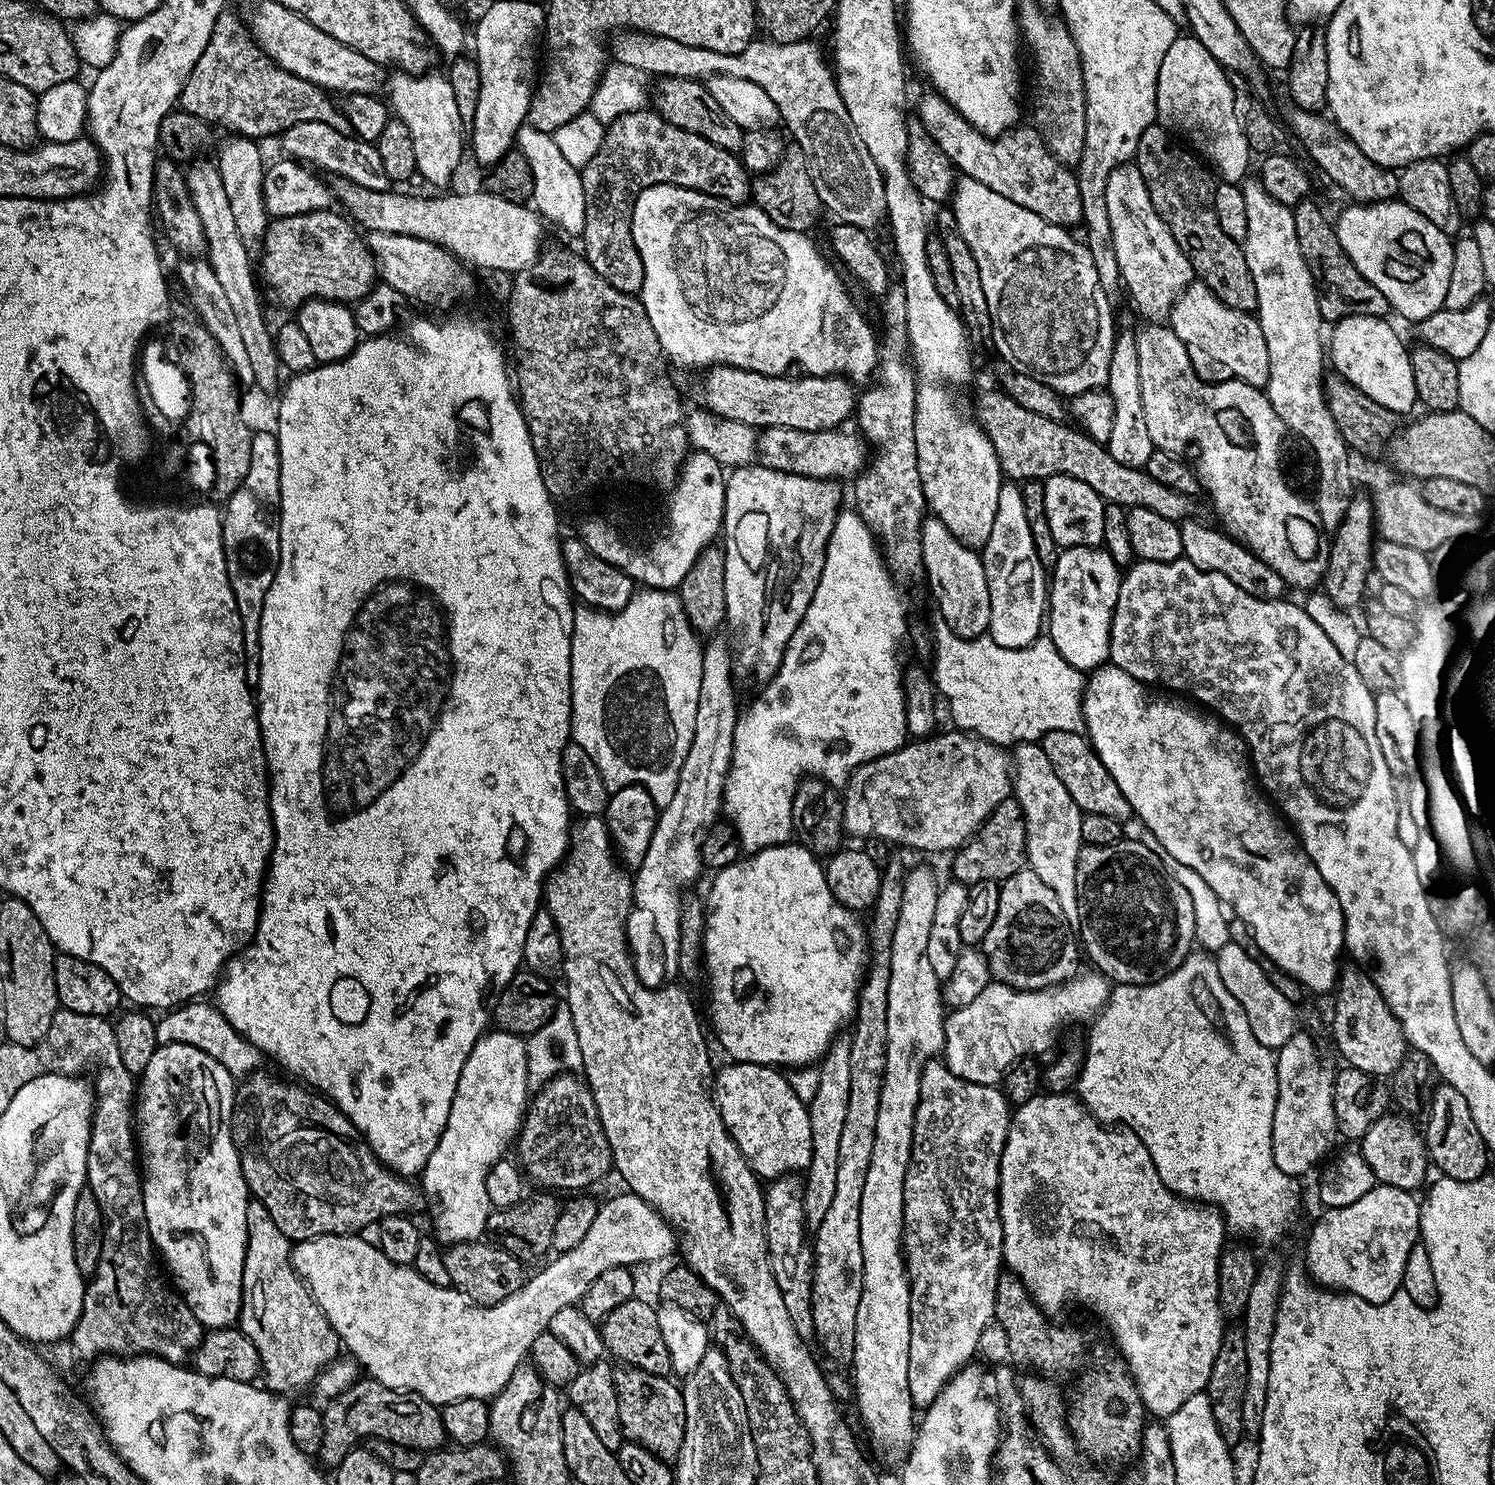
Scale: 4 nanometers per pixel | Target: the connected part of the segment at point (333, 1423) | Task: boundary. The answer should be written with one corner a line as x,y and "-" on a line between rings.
361,1378
354,1386
350,1386
350,1390
331,1397
327,1404
328,1408
323,1409
324,1429
318,1453
321,1465
340,1464
348,1452
372,1438
382,1438
421,1450
439,1450
445,1447
446,1433
440,1408
421,1396
398,1388
387,1388
371,1378

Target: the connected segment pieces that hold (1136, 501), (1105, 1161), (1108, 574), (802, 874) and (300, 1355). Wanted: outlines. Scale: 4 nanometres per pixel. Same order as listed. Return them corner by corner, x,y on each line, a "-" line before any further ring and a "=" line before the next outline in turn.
1002,390
996,392
984,392
976,400
976,413
974,419
980,425
981,430
990,438
994,446
994,454
998,454
1000,471
1012,482
1025,480
1046,481
1051,476
1069,476
1078,478
1078,482
1086,482
1090,490
1094,490
1107,503
1117,504
1124,509
1149,508
1154,514
1162,514
1162,518
1170,518
1177,522
1183,522
1193,515
1193,501
1189,497
1178,494
1178,490
1170,490
1170,486
1162,486
1162,482
1150,478
1143,468
1131,468
1122,466
1115,458
1110,458
1107,447
1089,438
1088,433
1079,427
1071,426
1066,422
1042,418
1042,414
1034,414
1034,410
1026,410
1026,406
1018,406
1014,398
1010,398
=
1038,1094
1030,1098
1030,1102
1019,1105
1008,1121
1008,1137
1000,1159
1000,1221
1004,1235
1004,1264
1011,1275
1022,1281
1034,1303
1045,1312
1056,1314
1059,1308
1064,1308
1067,1304
1080,1303
1094,1315
1101,1316
1108,1323
1108,1332
1112,1335
1113,1342
1124,1355
1123,1363
1138,1386
1145,1409
1151,1415
1152,1412
1156,1415
1153,1417
1167,1418
1176,1413
1178,1406
1182,1406
1186,1398
1194,1398
1194,1394
1207,1389
1210,1370
1214,1366
1214,1358
1218,1358
1218,1346
1224,1337
1226,1317
1220,1309
1218,1298
1220,1253
1226,1247
1224,1217
1220,1215
1219,1208
1181,1199
1168,1189
1162,1178
1158,1178
1158,1170
1154,1166
1154,1158
1150,1158
1150,1150
1146,1150
1142,1138
1138,1138
1138,1134
1131,1128
1100,1123
1075,1095
1044,1095
=
1103,547
1065,548
1051,565
1046,636
1054,642
1058,654
1062,654
1071,668
1088,674
1109,659
1108,631
1112,629
1112,614
1116,610
1121,579
1121,565
1116,564
=
789,842
764,848
735,860
730,866
719,869
706,895
706,915
704,917
704,972
706,984
712,991
712,1028
720,1039
720,1044
729,1052
733,1061
760,1063
773,1066
812,1066
827,1052
832,1041
841,1035
844,1020
851,1021
856,1015
856,1004
860,997
860,986
870,963
868,929
859,924
857,913
842,906
830,890
824,873
825,865
818,856
799,842
=
249,1199
246,1210
246,1258
242,1274
242,1302
238,1327
254,1342
268,1391
293,1394
315,1381
327,1364
337,1359
342,1345
326,1314
317,1306
300,1275
292,1268
292,1244
278,1230
262,1202

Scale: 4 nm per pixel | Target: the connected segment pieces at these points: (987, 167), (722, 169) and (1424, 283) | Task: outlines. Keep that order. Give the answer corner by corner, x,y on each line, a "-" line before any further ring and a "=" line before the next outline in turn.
928,90
921,98
918,119
930,138
952,160
957,173
982,182
982,186
990,186
994,194
1002,194
1010,198
1010,202
1018,202
1018,206
1034,210
1034,214
1052,224
1073,226
1083,221
1082,194
1073,169
1052,156
1052,151
1045,146
1035,127
1016,126
995,136
983,136
935,90
=
650,108
631,111
620,115
614,123
605,127
603,146
581,169
583,193
586,195
586,225
580,235
584,242
583,255
592,269
605,278
620,293
637,295
641,293
644,282
644,264
633,242
631,220
633,207
642,190
660,184
678,185
710,194
728,201
730,204
744,206
752,195
753,181
741,159
725,148
714,146
701,135
674,126
660,113
=
1399,198
1383,200
1377,204
1352,202
1347,206
1349,208
1341,210
1340,217
1335,217
1334,227
1342,250
1346,250
1358,274
1362,274
1366,282
1374,282
1374,286
1382,290
1382,298
1388,300
1389,309
1393,313
1397,312
1408,320
1419,322
1440,311
1446,302
1446,290
1450,287
1450,266
1454,266
1453,241
1449,233
1438,230
1434,222
1418,214
1418,210
1414,210

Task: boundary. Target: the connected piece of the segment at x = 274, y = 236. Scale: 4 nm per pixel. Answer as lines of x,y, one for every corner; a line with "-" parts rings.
325,210
322,212
300,212
296,216
282,216
271,221
268,232
263,238
262,249
264,248
264,276
262,272
262,280
272,287
272,292
284,304
294,304
293,306
301,306
308,300
330,300
336,301
342,305
351,305
353,302
360,300
366,293
374,287
378,280
378,269
376,261
372,259
371,252
368,251
368,245
355,232
353,221
342,217
336,213
336,210

